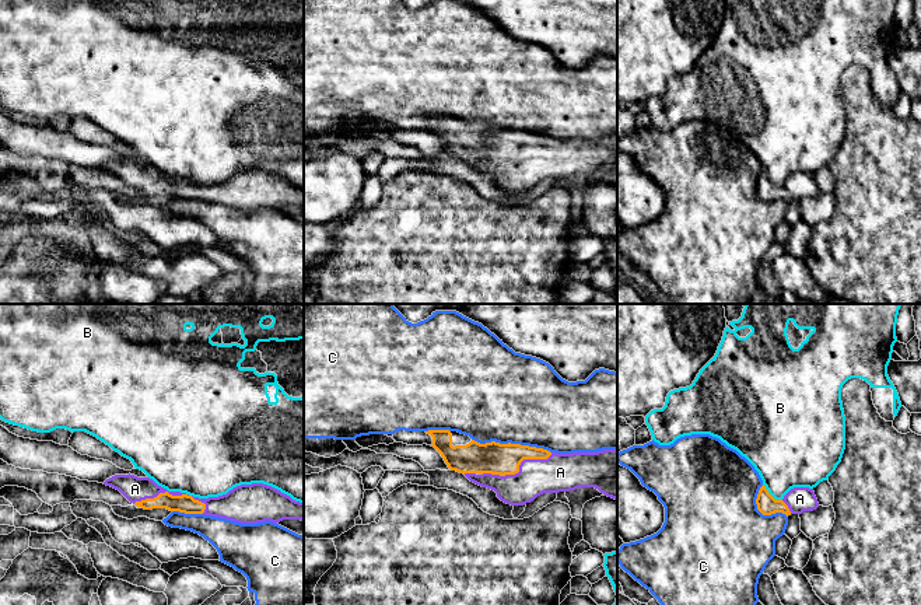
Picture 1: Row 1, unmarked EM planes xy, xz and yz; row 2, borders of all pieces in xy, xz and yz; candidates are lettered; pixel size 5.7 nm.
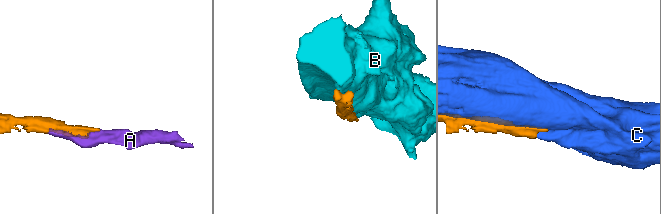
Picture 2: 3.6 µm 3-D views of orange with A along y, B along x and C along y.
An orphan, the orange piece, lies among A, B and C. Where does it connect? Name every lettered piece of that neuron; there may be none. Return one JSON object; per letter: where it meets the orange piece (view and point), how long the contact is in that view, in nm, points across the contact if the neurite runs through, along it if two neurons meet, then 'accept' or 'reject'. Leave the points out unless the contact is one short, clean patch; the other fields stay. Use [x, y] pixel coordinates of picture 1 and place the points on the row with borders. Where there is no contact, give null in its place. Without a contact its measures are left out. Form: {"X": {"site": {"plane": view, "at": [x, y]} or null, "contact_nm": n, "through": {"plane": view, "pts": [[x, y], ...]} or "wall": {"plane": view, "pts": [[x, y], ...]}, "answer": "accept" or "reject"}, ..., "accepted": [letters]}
{"A": {"site": {"plane": "xz", "at": [518, 469]}, "contact_nm": 420, "answer": "accept"}, "B": {"site": {"plane": "yz", "at": [770, 495]}, "contact_nm": 150, "answer": "reject"}, "C": {"site": {"plane": "xz", "at": [510, 443]}, "contact_nm": 460, "answer": "reject"}, "accepted": ["A"]}

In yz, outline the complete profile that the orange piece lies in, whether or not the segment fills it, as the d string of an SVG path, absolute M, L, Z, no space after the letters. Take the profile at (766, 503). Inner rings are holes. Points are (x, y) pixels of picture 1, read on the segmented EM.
M764 485L759 490L756 504L763 515L782 513L787 517L791 514L802 514L803 511L813 511L819 507L813 489L794 487L782 500L775 500Z

